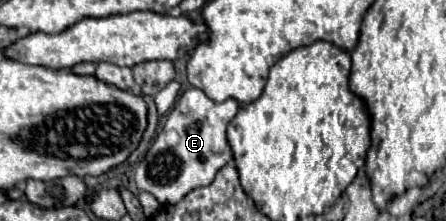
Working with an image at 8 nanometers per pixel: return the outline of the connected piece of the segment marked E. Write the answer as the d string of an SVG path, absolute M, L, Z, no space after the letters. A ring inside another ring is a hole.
M190 87L182 93L180 103L174 105L166 117L164 127L158 131L152 147L142 163L136 167L136 187L158 199L160 205L174 205L198 187L206 187L214 181L216 173L232 161L232 149L226 141L226 125L238 113L234 99L214 103L202 93L202 89ZM146 163L146 165L144 165Z

